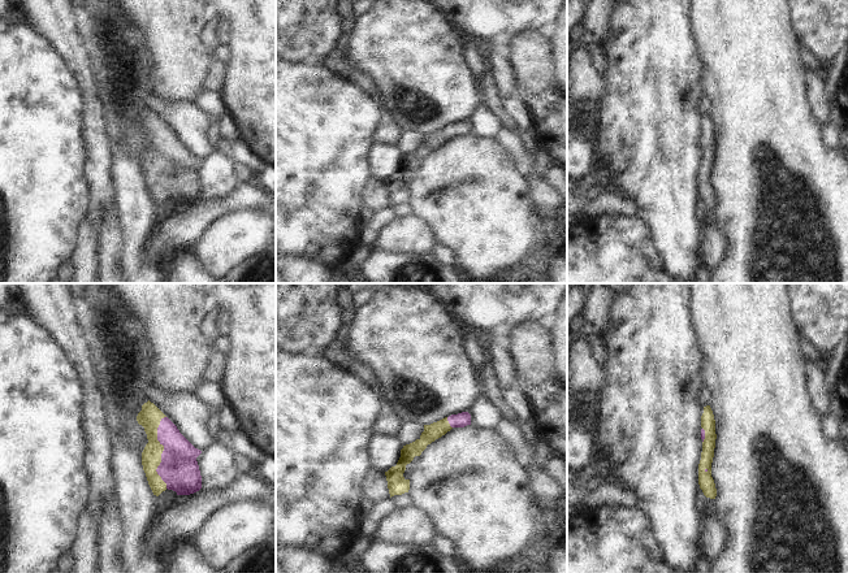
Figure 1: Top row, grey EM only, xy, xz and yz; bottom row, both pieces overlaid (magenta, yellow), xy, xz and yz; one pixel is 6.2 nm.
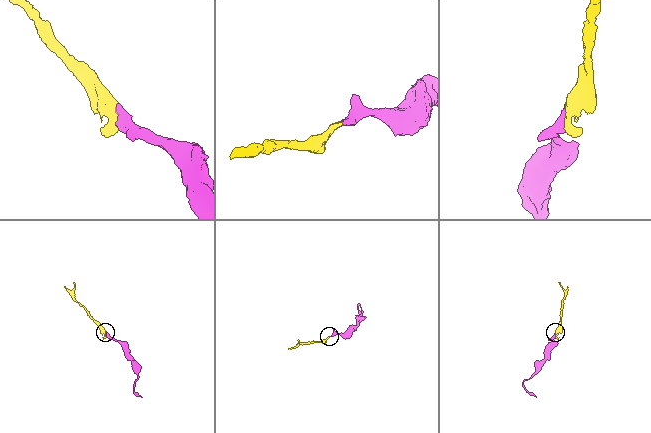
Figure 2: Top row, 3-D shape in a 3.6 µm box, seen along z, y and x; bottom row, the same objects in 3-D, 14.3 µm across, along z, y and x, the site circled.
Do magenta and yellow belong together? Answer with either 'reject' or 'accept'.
accept

